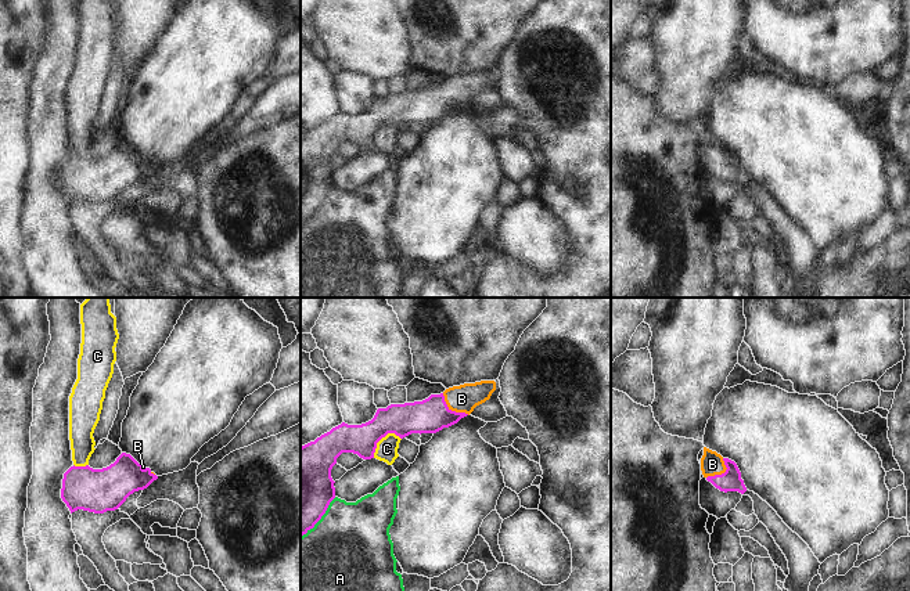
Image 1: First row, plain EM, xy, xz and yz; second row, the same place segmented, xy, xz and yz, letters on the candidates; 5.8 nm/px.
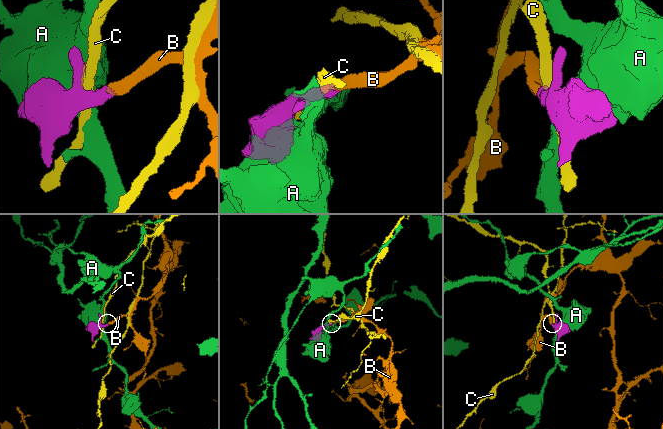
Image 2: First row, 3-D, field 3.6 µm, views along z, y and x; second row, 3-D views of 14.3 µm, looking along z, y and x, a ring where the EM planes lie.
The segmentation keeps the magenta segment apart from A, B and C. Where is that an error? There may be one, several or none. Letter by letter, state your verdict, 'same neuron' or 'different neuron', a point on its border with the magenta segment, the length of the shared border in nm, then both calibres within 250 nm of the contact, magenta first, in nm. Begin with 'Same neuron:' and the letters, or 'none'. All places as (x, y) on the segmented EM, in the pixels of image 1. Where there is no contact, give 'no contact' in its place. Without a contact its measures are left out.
Same neuron: B
A: different neuron; contact xz (320, 518); length 320 nm; calibres 380 and 480 nm
B: same neuron; contact xz (450, 410); length 200 nm; calibres 200 and 160 nm
C: different neuron; contact xz (381, 438); length 200 nm; calibres 190 and 130 nm

